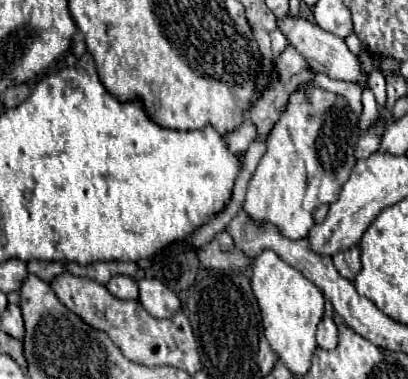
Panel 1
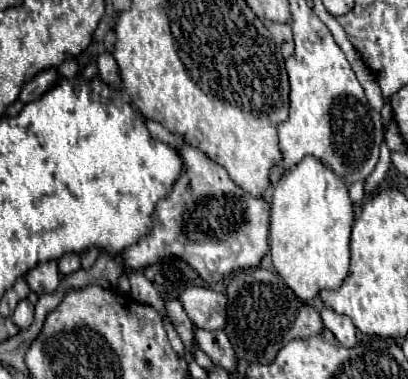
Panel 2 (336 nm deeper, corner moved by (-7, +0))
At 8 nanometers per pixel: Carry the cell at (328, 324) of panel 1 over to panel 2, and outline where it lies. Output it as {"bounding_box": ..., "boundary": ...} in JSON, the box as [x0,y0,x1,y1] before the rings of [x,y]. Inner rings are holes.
{"bounding_box":[321,305,357,347],"boundary":[[[323,305],[321,307],[321,319],[323,319],[323,325],[337,337],[337,341],[345,347],[353,347],[357,343],[357,333],[355,333],[355,325],[351,323],[349,317],[345,315],[339,315],[335,313],[331,307]]]}

